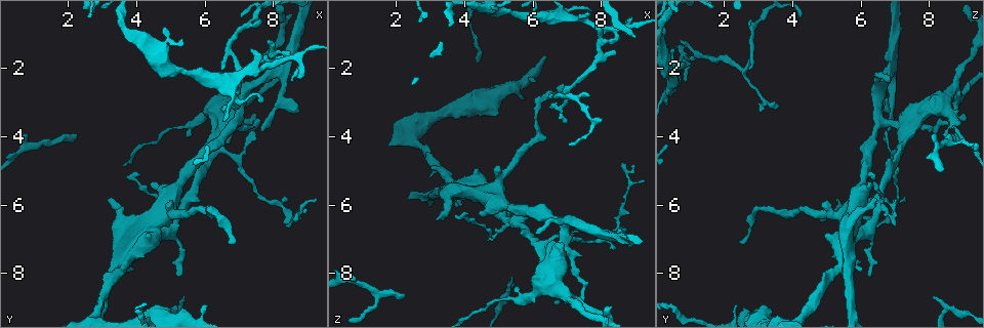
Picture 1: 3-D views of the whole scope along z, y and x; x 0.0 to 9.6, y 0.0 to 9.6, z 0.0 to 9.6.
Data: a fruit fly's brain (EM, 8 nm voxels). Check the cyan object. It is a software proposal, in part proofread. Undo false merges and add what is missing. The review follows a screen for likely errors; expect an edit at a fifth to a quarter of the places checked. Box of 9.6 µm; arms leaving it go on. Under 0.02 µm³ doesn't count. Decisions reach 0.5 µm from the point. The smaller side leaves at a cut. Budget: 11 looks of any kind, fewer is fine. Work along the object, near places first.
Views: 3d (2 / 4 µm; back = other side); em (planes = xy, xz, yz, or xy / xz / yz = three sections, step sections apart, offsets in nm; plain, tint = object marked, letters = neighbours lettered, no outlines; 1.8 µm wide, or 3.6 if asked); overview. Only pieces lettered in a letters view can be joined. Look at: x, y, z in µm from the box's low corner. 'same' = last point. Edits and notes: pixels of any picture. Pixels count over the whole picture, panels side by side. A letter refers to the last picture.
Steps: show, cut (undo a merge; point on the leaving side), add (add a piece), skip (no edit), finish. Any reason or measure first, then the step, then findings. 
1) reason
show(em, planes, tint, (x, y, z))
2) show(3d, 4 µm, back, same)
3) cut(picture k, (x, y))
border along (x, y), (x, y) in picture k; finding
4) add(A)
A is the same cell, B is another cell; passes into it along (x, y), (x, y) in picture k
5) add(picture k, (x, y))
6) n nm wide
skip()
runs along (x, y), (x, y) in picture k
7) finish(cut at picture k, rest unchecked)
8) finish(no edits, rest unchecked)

branch stops here
show(em, planes, letters, (6.05, 2.30, 6.80))

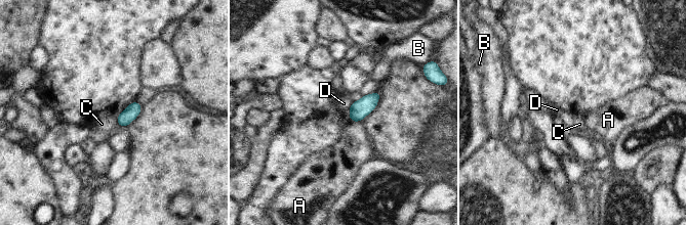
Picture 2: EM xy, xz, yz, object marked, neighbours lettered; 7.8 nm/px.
skip()
A, B, C and D are other cells; border along (115, 117), (119, 126) in picture 2; none of them fits

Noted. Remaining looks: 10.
branch stops here
show(3d, 2 µm, (6.95, 3.10, 3.55))

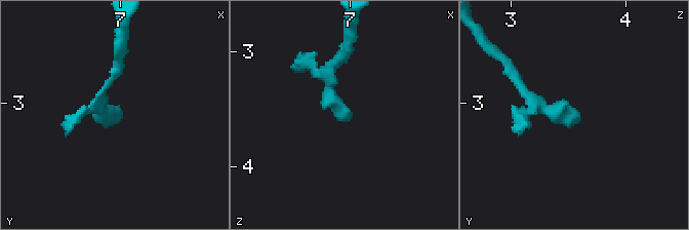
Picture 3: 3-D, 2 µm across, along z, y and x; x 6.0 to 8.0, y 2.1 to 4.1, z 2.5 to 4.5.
show(em, yz, step 8, tint, (6.96, 3.14, 3.58))

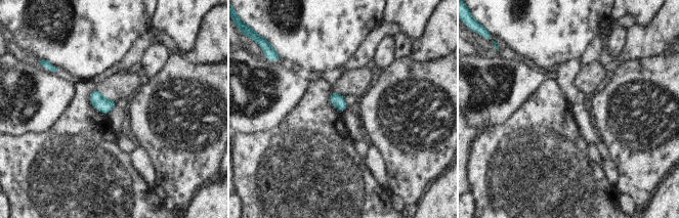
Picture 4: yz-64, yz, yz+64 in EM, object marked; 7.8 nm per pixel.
what lies round it
show(em, yz, step 8, letters, same)

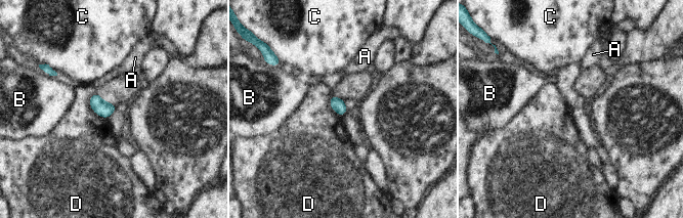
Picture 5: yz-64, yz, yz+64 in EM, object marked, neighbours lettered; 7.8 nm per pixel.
110 nm wide
skip()
A, B, C and D are other cells; border along (92, 93), (89, 106), (107, 119) in picture 5; none of them fits

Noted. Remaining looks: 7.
free end
show(em, planes, tint, (8.70, 3.20, 6.80))

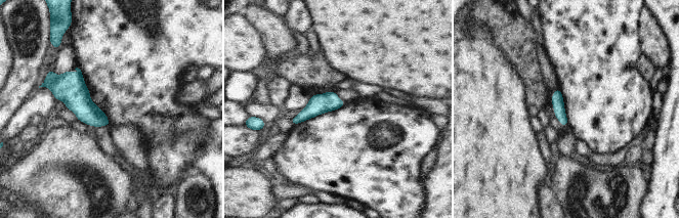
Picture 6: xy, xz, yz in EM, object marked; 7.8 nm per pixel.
show(em, planes, letters, same)

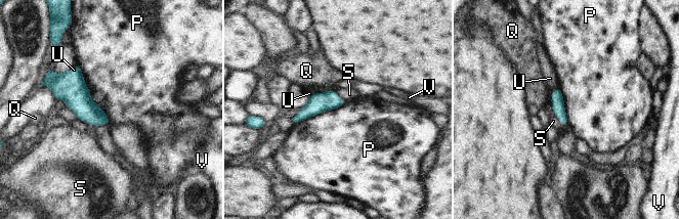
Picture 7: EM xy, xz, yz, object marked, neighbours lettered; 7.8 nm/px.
100 nm wide
skip()
P, Q, S, U and V are other cells; runs along (558, 90), (559, 112), (565, 122) in picture 7; no lettered piece goes on from it

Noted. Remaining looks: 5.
branch stops here
show(3d, 2 µm, (5.20, 8.10, 6.20))

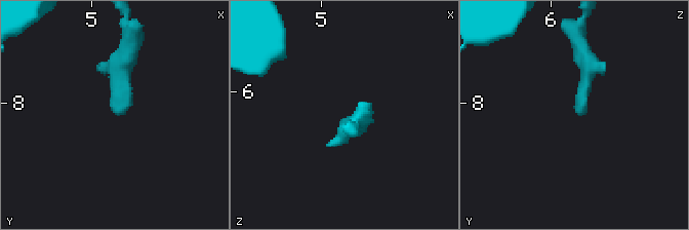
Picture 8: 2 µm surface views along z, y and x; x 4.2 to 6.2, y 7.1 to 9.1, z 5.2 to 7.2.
show(em, yz, step 16, letters, (5.22, 8.08, 6.24))

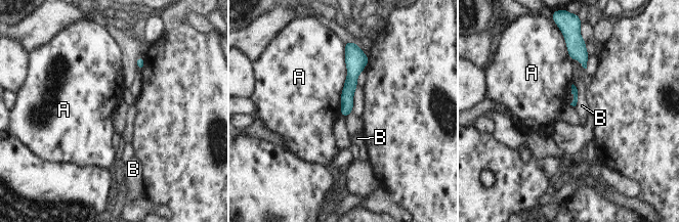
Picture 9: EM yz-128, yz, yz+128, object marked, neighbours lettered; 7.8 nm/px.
another direction
show(em, planes, letters, same)

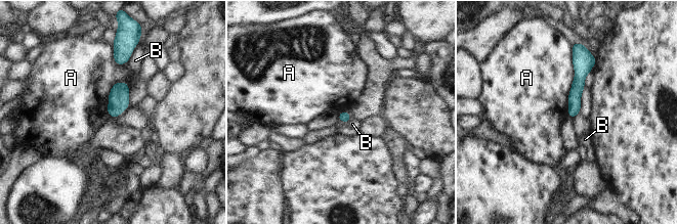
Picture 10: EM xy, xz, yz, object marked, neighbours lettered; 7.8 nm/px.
skip()
A and B are other cells; border along (573, 44), (574, 80), (566, 115) in picture 10; none of them fits

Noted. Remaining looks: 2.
branch stops here
show(3d, 4 µm, (4.95, 9.05, 3.30))

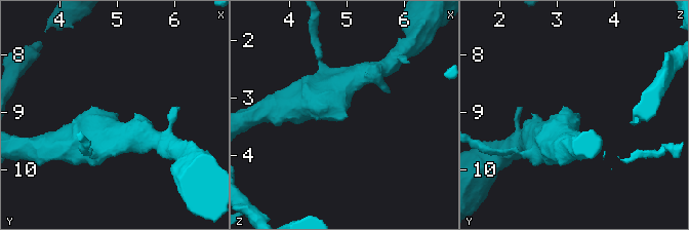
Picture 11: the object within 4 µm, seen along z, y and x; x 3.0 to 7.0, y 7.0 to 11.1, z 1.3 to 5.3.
show(em, 3.6 µm, planes, letters, (5.00, 9.10, 3.35))

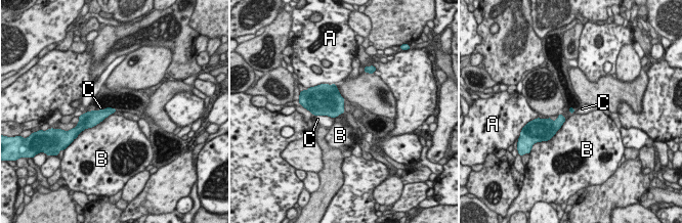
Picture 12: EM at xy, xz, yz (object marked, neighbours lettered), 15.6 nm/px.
skip()
A, B and C are other cells; border along (115, 112), (102, 121), (83, 130) in picture 12; no lettered piece goes on from it

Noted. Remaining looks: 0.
finish(no edits, rest unchecked)

